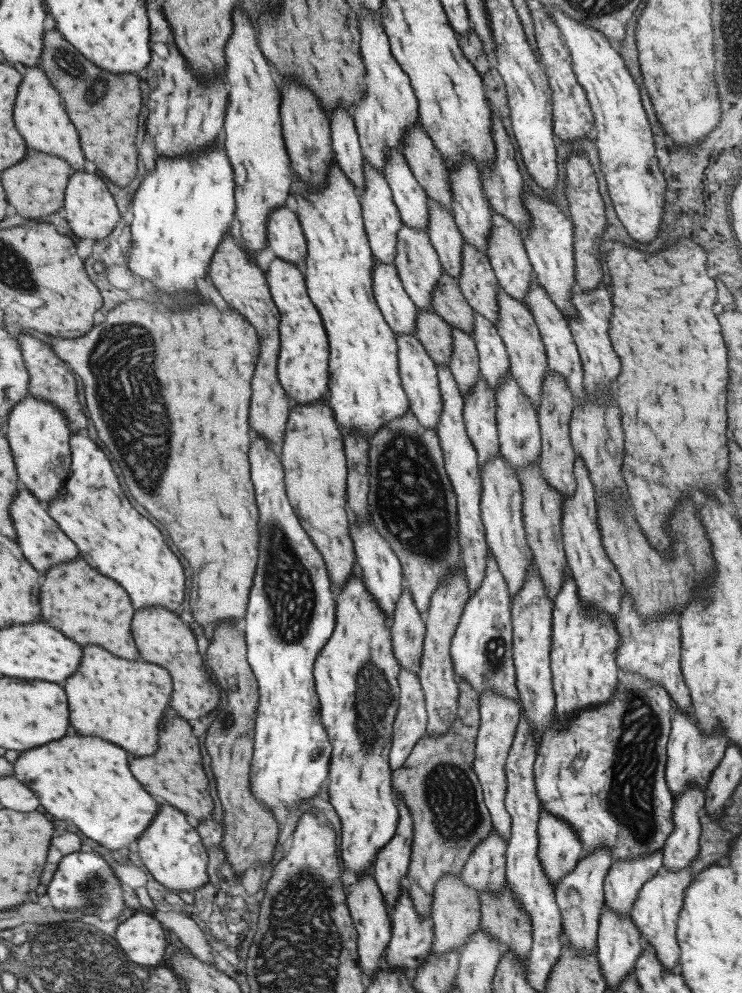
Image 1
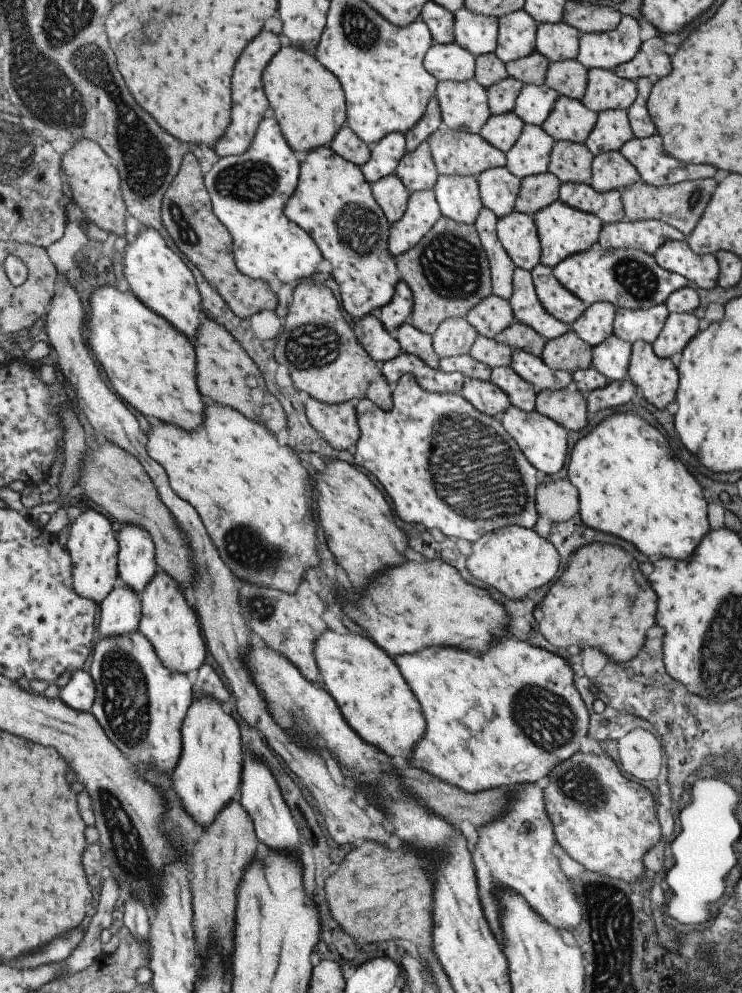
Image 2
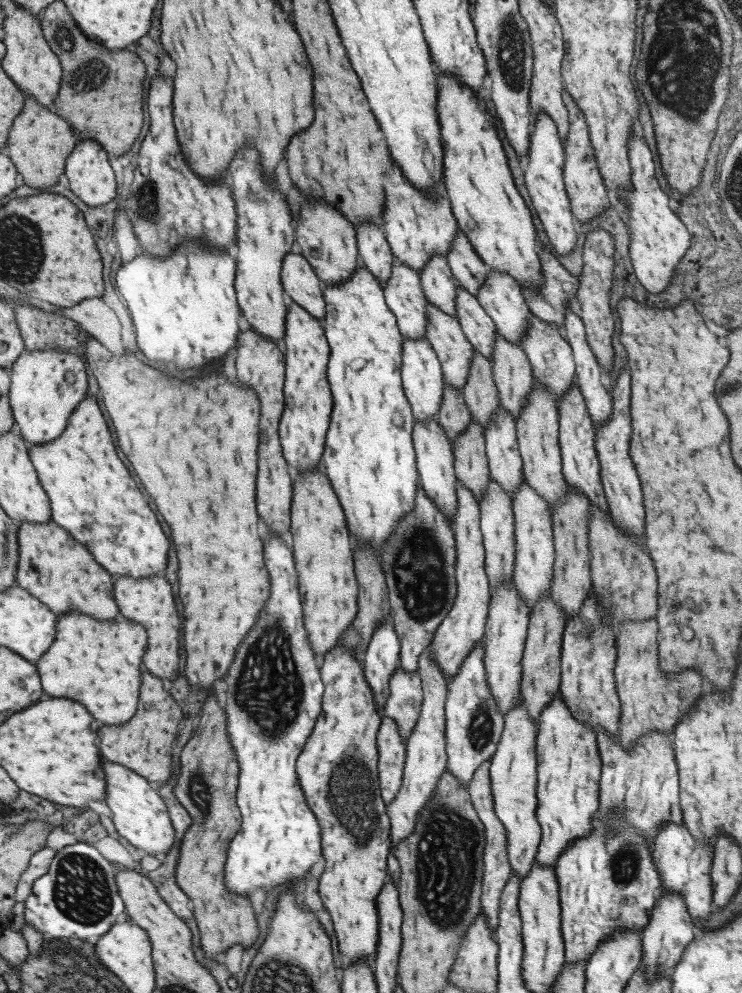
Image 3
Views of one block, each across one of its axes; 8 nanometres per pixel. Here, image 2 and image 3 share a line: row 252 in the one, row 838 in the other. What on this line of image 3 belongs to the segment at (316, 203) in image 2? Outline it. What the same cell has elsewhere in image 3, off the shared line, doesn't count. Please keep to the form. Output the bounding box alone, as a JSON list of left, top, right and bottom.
[295,642,390,964]

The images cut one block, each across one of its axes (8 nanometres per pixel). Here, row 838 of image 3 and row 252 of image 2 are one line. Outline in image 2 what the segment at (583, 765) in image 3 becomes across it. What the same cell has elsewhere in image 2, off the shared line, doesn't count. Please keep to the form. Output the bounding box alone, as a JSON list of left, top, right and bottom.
[531,199,602,268]

